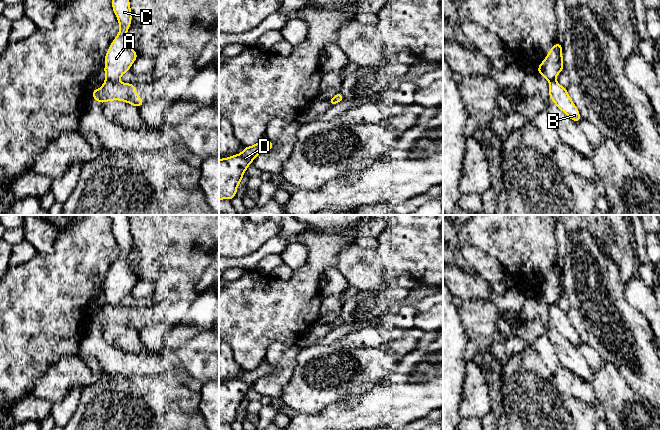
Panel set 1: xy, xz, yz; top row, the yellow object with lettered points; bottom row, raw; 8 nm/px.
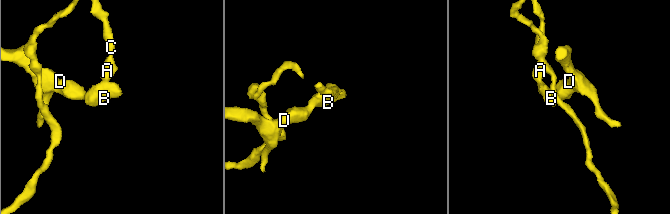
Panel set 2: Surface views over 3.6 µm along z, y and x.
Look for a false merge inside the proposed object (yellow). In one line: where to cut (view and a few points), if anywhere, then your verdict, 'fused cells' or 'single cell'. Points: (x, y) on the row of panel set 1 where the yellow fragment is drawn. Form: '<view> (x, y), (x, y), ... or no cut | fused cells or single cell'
xy (106, 79), (118, 82) | fused cells

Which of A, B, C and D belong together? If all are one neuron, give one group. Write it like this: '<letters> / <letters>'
A C / B D

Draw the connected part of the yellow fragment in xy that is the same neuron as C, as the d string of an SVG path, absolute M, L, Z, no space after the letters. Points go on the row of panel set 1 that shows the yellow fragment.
M112 0L112 9L117 17L120 31L106 52L104 73L106 80L117 83L120 77L130 70L138 54L131 48L126 36L132 20L130 1Z

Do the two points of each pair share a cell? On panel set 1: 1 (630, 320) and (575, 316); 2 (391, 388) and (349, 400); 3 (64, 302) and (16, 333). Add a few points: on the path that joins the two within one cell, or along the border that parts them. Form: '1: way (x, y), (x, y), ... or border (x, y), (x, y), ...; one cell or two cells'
1: border (571, 307), (575, 308), (582, 315), (588, 340); two cells
2: border (377, 383), (366, 390), (353, 406), (335, 403); two cells
3: way (52, 311), (40, 323), (28, 323); one cell

